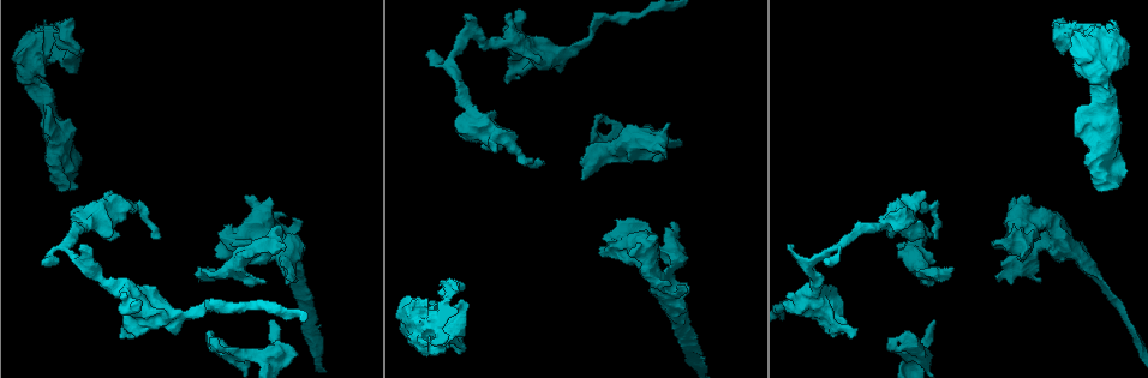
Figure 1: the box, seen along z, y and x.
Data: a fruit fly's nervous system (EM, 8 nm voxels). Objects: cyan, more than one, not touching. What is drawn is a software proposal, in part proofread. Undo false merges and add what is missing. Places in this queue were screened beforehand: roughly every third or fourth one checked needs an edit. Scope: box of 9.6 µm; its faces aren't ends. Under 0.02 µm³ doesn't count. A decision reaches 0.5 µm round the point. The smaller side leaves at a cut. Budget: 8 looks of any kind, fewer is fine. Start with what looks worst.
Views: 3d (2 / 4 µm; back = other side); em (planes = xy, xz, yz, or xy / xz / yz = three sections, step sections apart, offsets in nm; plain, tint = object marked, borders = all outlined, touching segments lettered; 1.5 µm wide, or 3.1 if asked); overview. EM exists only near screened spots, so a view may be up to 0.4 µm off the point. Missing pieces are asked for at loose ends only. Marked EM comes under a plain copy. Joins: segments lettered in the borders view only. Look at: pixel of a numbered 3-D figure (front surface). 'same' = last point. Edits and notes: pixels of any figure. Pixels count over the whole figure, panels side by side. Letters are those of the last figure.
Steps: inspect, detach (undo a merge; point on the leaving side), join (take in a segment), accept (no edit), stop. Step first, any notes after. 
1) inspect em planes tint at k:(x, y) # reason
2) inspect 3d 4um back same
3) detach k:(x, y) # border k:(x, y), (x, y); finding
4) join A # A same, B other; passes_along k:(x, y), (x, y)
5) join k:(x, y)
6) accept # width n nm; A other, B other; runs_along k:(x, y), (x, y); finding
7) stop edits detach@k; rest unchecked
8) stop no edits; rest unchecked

inspect em planes borders at 1:(277, 224) # thick end

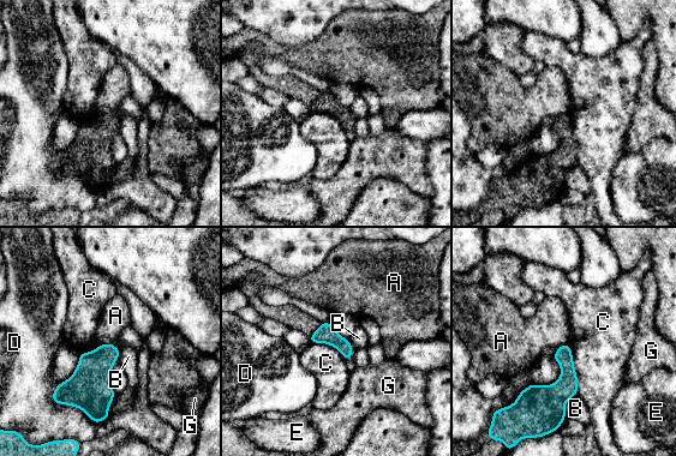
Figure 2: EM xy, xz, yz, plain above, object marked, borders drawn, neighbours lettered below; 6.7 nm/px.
accept # A other, B other, C other, D other, E other, G other; none of them fits

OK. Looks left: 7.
inspect em planes borders at 1:(539, 163) # thin end

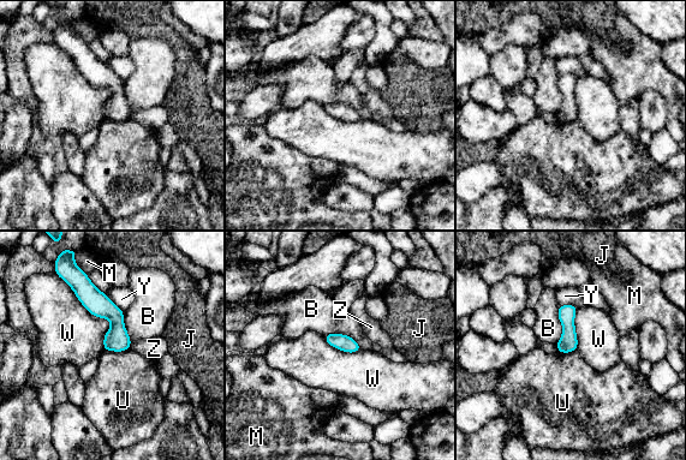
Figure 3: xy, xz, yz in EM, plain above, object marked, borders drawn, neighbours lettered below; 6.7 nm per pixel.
accept # width 110 nm; B other, J other, M other, U other, W other, Y other, Z other; no lettered segment goes on from it

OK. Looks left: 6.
inspect 3d 4um at 1:(505, 82) # branch stops here

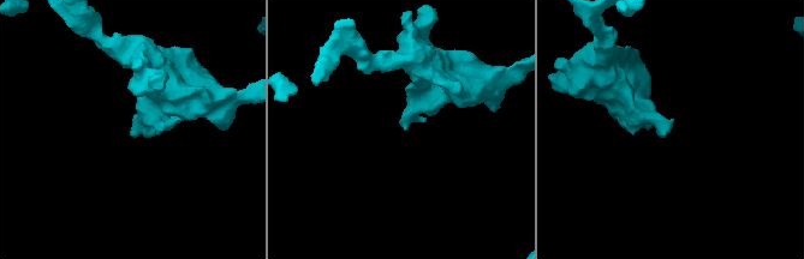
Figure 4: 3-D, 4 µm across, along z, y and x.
inspect em planes borders at 4:(401, 124)

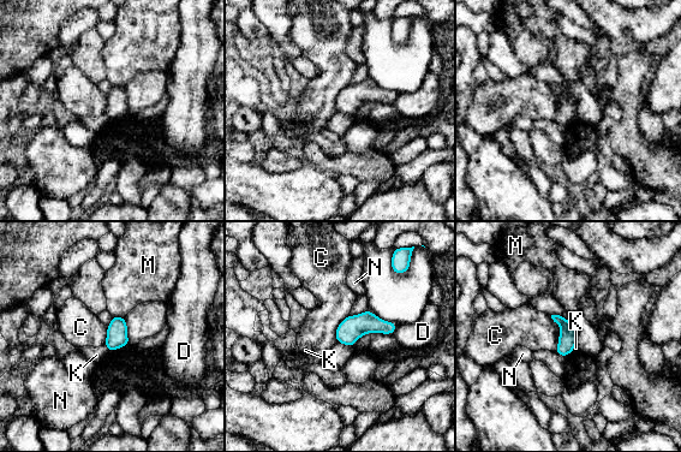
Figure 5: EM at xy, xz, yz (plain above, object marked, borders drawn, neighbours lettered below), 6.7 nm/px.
accept # C other, D other, K other, M other, N other; border 5:(550, 315), (560, 327), (555, 350); no lettered segment goes on from it

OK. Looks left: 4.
stop no edits; rest unchecked

